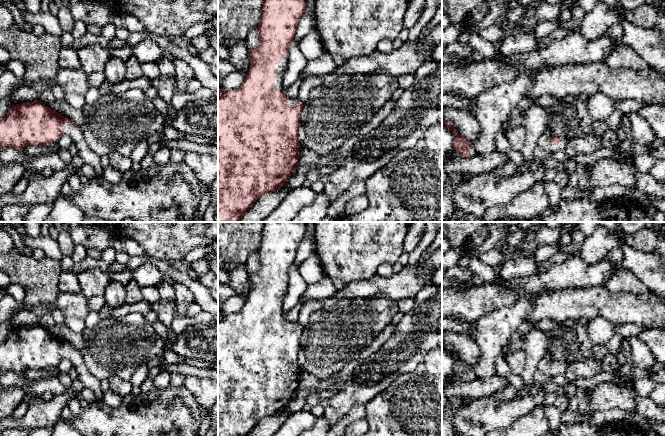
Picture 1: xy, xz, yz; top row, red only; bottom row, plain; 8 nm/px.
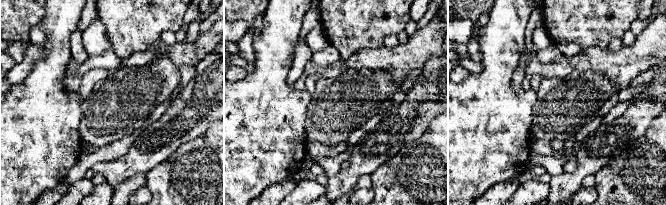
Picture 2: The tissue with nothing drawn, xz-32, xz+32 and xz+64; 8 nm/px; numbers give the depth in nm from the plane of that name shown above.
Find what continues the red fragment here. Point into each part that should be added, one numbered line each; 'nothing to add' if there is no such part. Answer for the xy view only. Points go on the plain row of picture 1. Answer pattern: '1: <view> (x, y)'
1: xy (89, 381)

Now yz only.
1: yz (545, 372)

